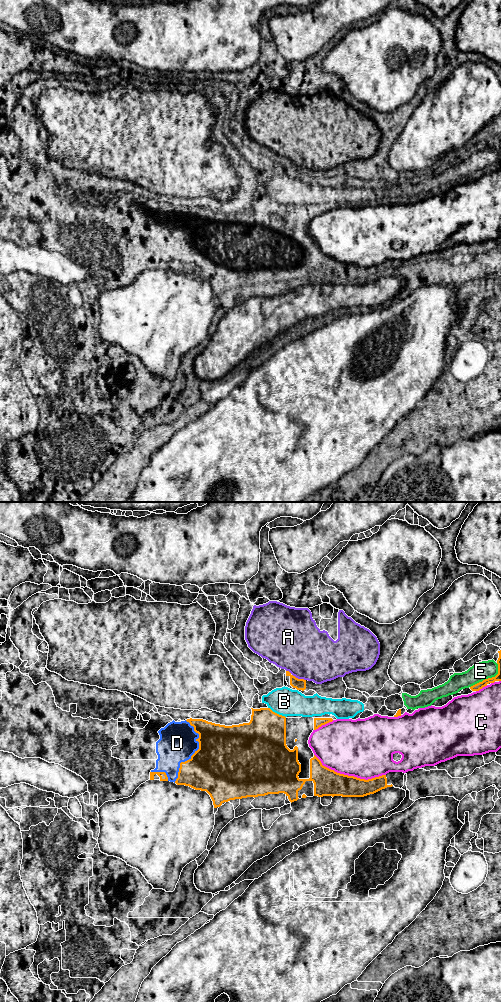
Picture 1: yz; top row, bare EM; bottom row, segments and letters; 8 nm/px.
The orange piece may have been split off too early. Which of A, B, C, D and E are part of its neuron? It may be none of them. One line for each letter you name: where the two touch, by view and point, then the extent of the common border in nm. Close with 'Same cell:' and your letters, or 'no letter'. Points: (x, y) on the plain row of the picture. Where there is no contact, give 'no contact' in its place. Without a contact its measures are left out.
D: contact yz (194, 241); length 500 nm
Same cell: D

